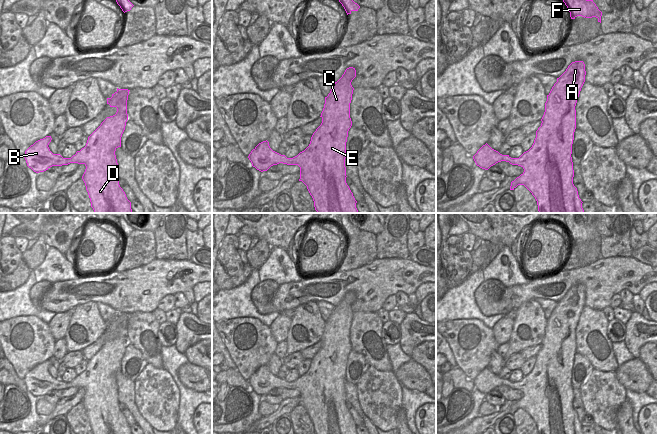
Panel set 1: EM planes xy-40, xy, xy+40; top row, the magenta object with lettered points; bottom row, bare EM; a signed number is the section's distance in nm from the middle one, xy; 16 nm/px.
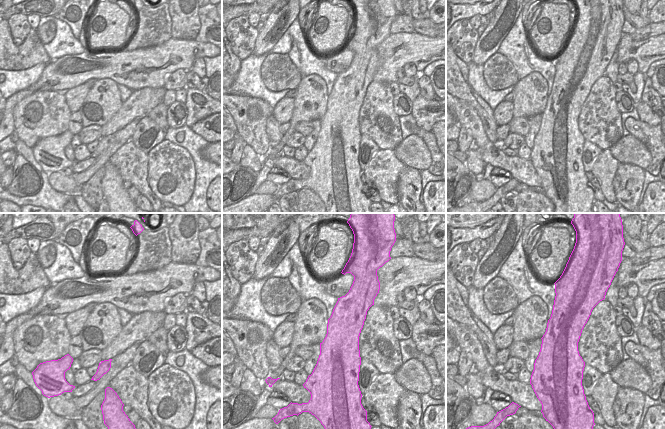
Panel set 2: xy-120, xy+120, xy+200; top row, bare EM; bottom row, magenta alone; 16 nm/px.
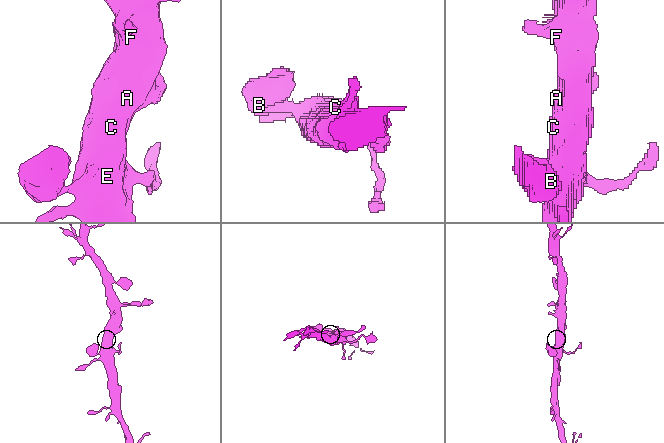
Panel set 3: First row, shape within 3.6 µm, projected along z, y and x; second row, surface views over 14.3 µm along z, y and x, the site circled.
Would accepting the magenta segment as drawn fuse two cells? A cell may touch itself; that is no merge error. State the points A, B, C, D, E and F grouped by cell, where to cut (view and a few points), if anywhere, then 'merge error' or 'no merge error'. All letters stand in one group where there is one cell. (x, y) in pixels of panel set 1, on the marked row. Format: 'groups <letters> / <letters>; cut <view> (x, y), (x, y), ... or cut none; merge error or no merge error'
groups A B C D E F; cut none; no merge error

